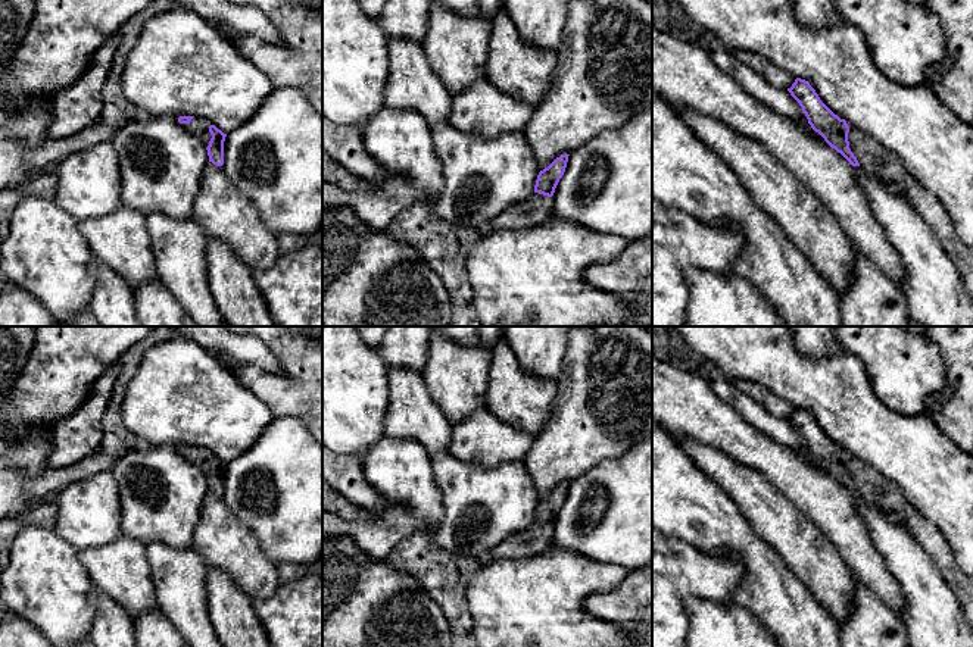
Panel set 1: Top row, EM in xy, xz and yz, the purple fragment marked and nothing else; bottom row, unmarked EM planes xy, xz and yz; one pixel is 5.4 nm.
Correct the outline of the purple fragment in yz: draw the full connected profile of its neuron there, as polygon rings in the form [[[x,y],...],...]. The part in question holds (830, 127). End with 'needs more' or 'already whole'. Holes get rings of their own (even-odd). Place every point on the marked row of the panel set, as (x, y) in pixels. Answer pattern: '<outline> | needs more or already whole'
[[[796,78],[788,91],[802,107],[811,128],[852,166],[861,166],[868,174],[902,187],[908,201],[941,240],[973,300],[973,249],[955,235],[952,221],[941,201],[907,172],[894,151],[835,115],[808,81]]] | needs more

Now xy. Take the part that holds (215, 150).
[[[180,116],[178,122],[206,146],[209,162],[216,166],[224,165],[224,141],[227,134],[203,118]]] | needs more

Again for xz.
[[[561,154],[548,168],[539,172],[534,193],[530,199],[506,209],[495,218],[490,229],[524,229],[540,225],[553,207],[553,193],[562,178],[570,154]]] | needs more

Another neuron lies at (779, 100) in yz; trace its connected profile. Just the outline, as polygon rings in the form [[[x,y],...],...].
[[[720,47],[711,53],[711,59],[723,72],[732,75],[752,99],[758,100],[764,106],[768,106],[780,116],[792,119],[813,138],[826,143],[824,138],[811,128],[802,107],[788,90],[780,90],[765,82],[748,65],[737,60],[726,47]]]

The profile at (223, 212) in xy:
[[[208,163],[193,203],[193,219],[206,238],[231,247],[252,271],[265,271],[278,260],[278,237],[261,221],[252,201],[224,175],[222,168]]]

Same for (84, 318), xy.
[[[90,310],[77,313],[69,322],[60,322],[59,326],[102,326]]]

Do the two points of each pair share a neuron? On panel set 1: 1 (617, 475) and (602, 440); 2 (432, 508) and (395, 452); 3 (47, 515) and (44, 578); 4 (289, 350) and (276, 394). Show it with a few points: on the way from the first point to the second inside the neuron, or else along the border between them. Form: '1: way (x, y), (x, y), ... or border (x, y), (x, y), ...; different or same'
1: border (636, 441), (621, 455), (602, 459), (580, 475); different
2: way (421, 494), (395, 465); same
3: border (52, 527), (25, 527), (15, 537); different
4: way (296, 362), (296, 378), (287, 387); same

